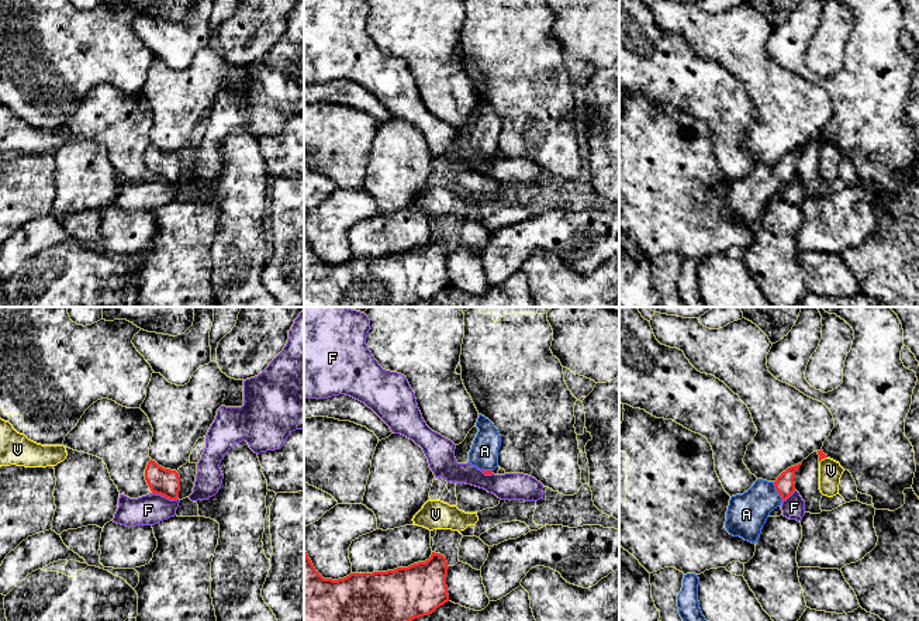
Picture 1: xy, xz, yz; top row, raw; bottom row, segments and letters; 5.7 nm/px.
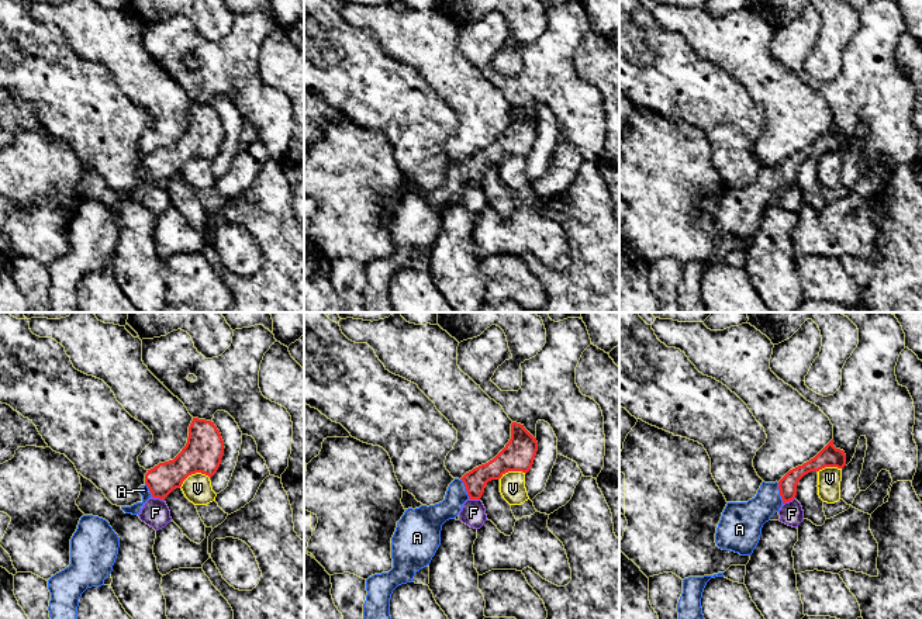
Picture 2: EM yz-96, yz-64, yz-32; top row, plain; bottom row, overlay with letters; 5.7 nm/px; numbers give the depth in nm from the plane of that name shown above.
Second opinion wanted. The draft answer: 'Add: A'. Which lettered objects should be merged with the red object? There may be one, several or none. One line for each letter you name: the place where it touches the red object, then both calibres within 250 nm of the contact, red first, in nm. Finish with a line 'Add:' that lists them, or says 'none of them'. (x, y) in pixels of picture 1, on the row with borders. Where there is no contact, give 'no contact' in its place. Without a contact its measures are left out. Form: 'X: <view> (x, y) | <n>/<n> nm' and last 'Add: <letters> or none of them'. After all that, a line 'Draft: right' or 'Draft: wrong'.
A: yz (777, 490) | 110/220 nm
Add: A
Draft: right

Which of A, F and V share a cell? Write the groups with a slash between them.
A / F / V

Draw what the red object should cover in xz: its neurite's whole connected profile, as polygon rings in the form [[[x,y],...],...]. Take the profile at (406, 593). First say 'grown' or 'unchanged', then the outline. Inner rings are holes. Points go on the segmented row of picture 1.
unchanged; [[[304,548],[304,621],[412,621],[449,601],[448,562],[432,552],[425,562],[387,572],[324,579]]]

